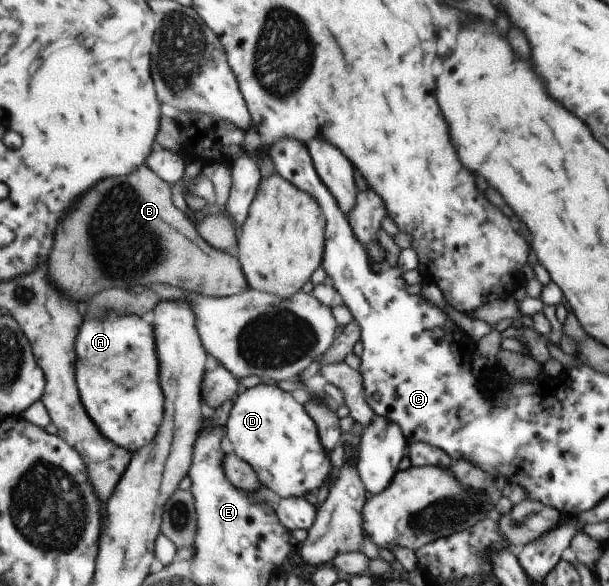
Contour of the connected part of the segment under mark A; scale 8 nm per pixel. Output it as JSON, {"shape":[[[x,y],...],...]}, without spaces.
{"shape":[[[133,314],[114,316],[105,322],[84,320],[75,348],[81,398],[97,428],[127,452],[134,453],[147,446],[157,434],[164,411],[151,324]]]}

